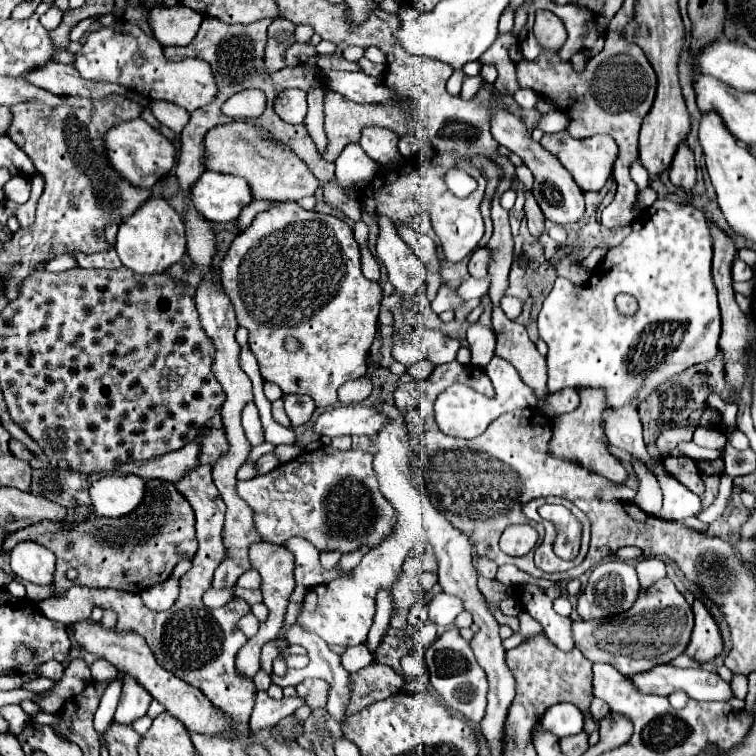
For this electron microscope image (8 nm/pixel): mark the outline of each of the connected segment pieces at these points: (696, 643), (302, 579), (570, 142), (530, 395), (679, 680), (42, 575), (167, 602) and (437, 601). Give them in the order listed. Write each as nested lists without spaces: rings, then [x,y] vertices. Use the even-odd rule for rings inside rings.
[[[701,601],[693,603],[693,613],[695,613],[693,637],[691,637],[685,653],[689,657],[693,657],[697,663],[713,661],[723,651],[723,641],[721,641],[717,623],[711,617],[711,613],[707,611],[705,603],[701,603]]]
[[[293,537],[287,541],[285,547],[295,555],[295,581],[299,585],[315,587],[349,575],[349,571],[341,571],[339,565],[335,565],[333,569],[323,569],[319,561],[319,551],[305,539]]]
[[[565,131],[545,133],[541,139],[541,145],[563,163],[563,167],[573,175],[573,179],[577,181],[577,185],[583,191],[599,191],[605,185],[605,181],[611,177],[611,169],[617,159],[617,143],[609,135],[593,135],[589,139],[573,139]]]
[[[495,355],[489,361],[489,365],[485,367],[485,373],[489,375],[489,379],[495,387],[495,393],[497,393],[497,397],[493,399],[497,415],[537,405],[537,397],[535,397],[533,389],[529,389],[521,381],[519,373],[515,371],[515,367],[509,361]]]
[[[657,665],[651,671],[629,677],[637,689],[653,695],[671,695],[675,689],[685,691],[697,701],[731,701],[733,691],[727,681],[723,681],[715,671],[705,671],[701,667],[679,669],[671,665]]]
[[[33,541],[19,543],[9,557],[11,557],[11,569],[19,579],[45,587],[53,585],[57,559],[43,545],[37,545]]]
[[[169,577],[167,581],[163,581],[163,583],[155,585],[155,587],[145,589],[141,593],[141,597],[143,597],[143,601],[145,601],[145,605],[149,609],[153,609],[153,611],[165,611],[165,609],[171,609],[173,603],[177,601],[177,593],[179,593],[177,585],[179,585],[179,579]]]
[[[437,593],[431,597],[429,601],[429,619],[435,623],[435,625],[453,625],[455,617],[463,611],[463,603],[461,599],[457,599],[455,595],[449,595],[449,593]]]

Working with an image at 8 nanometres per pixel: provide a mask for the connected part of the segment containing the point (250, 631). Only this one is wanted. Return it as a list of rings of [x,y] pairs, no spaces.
[[[252,612],[245,615],[245,617],[241,617],[241,621],[239,621],[239,629],[245,633],[245,636],[248,639],[257,634],[259,625],[259,621],[257,623],[257,618],[253,615]]]

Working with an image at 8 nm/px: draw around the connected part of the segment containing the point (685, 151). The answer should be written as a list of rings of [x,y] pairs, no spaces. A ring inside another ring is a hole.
[[[681,143],[677,153],[673,155],[673,161],[669,167],[669,179],[677,187],[693,189],[693,185],[695,185],[695,161],[693,161],[693,151],[687,147],[687,143]]]

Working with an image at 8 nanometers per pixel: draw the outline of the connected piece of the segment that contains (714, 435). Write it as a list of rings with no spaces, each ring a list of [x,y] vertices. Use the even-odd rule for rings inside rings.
[[[699,427],[693,435],[693,441],[701,447],[707,447],[707,449],[723,449],[727,443],[727,437],[723,433],[717,433],[715,429]]]

